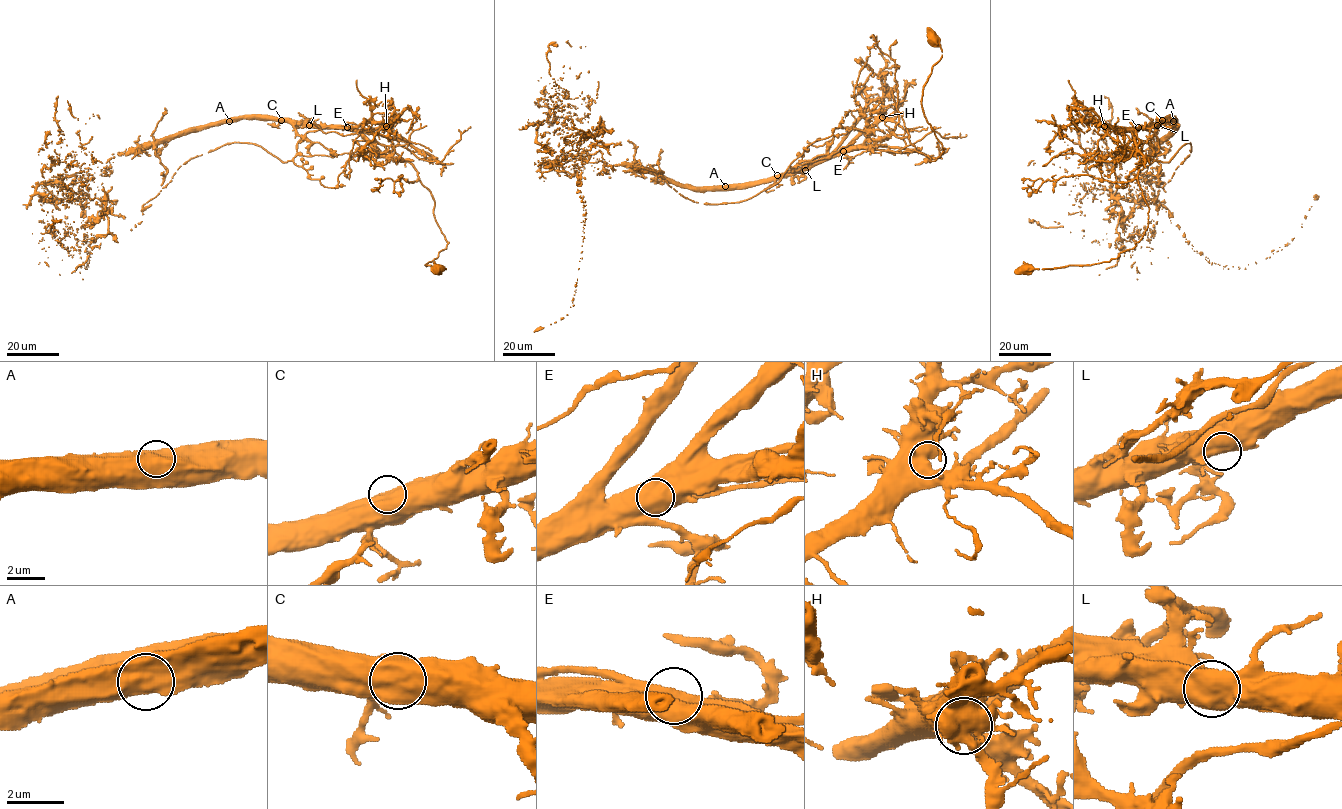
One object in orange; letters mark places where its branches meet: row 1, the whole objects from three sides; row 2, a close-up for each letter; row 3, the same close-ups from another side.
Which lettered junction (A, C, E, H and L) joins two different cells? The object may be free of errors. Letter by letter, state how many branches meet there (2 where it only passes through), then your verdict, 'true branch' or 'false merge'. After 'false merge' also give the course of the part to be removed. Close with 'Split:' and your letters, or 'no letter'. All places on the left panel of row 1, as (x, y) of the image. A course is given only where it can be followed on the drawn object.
A: 1 | true branch
C: 1 | true branch
E: 1 | false merge | (348, 127), (395, 139), (394, 150), (429, 191), (449, 243), (425, 264), (446, 269), (431, 271)
H: 1 | true branch
L: 1 | true branch
Split: E

